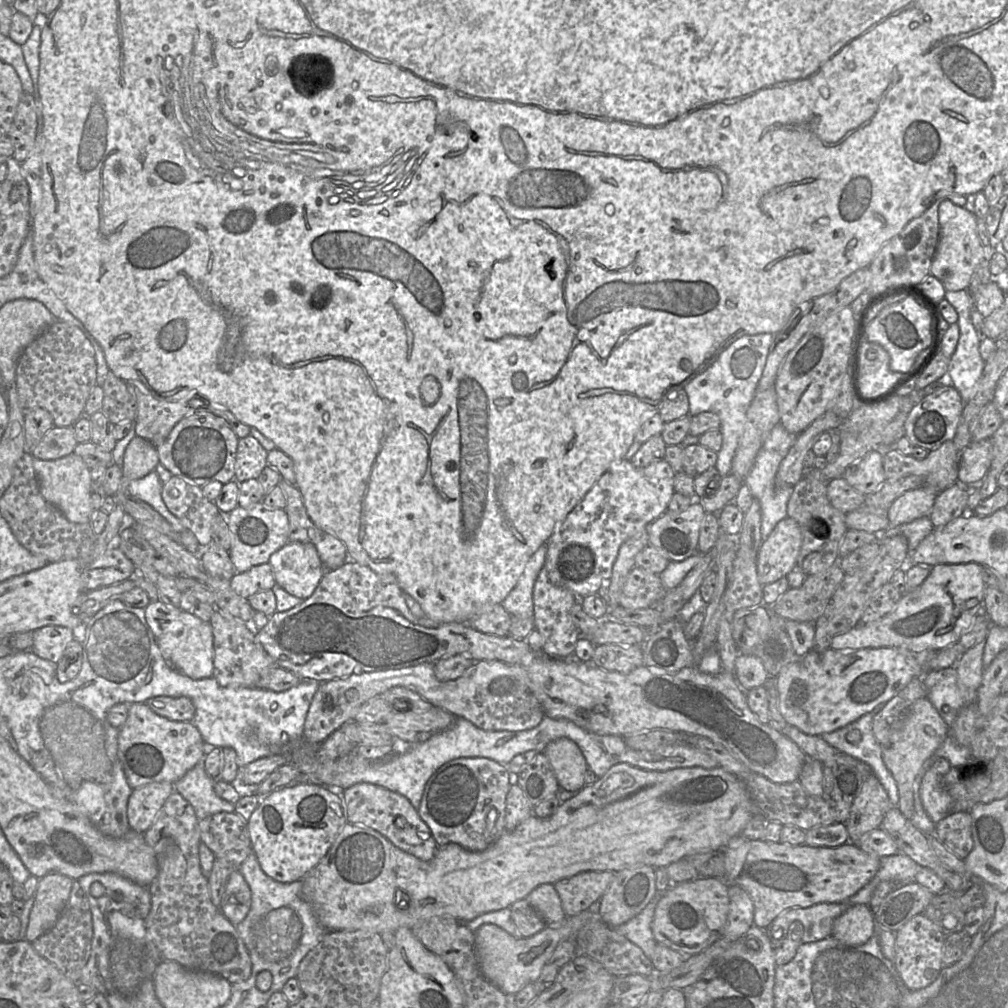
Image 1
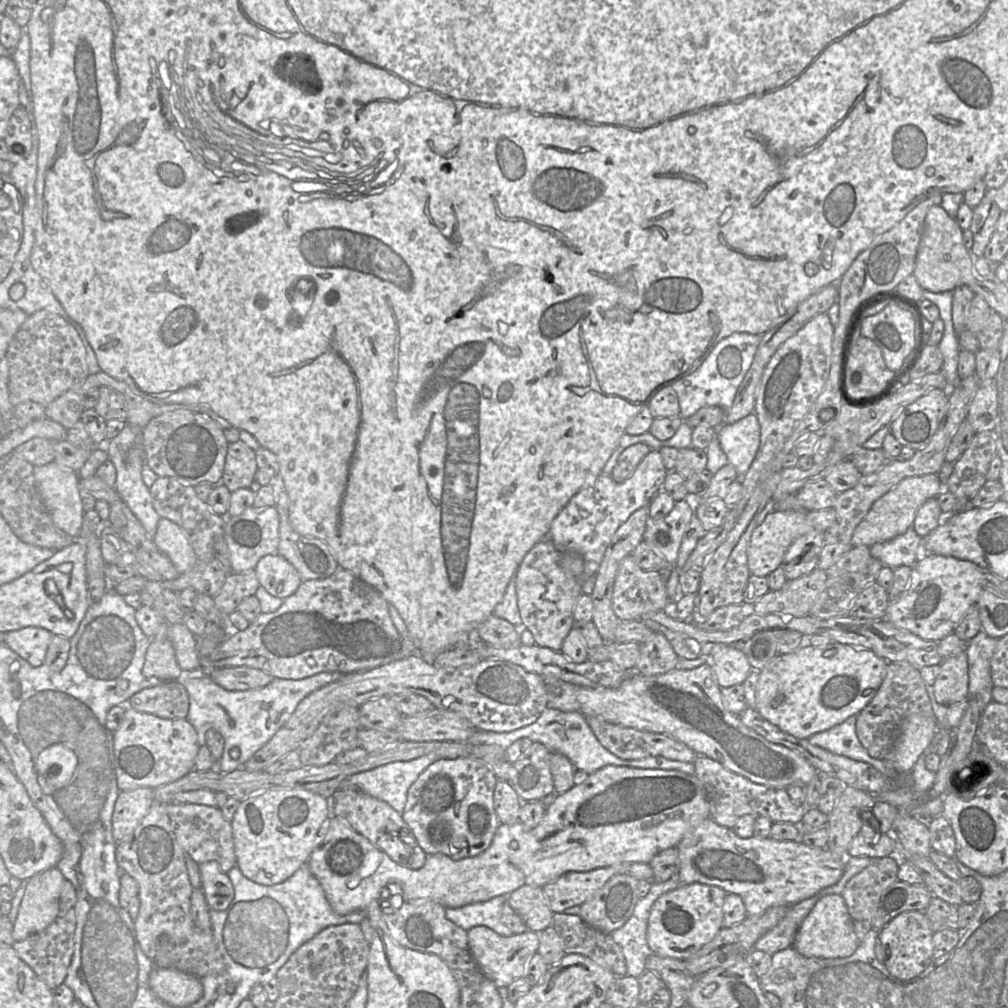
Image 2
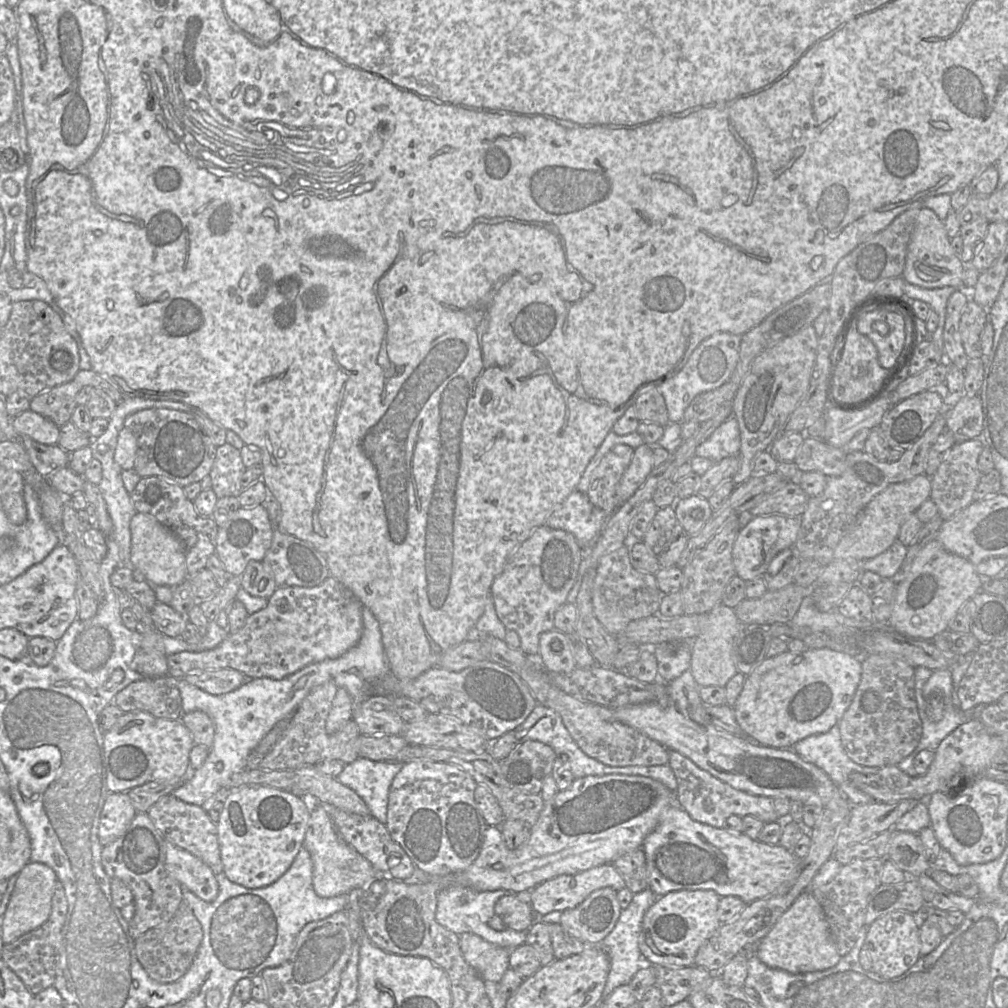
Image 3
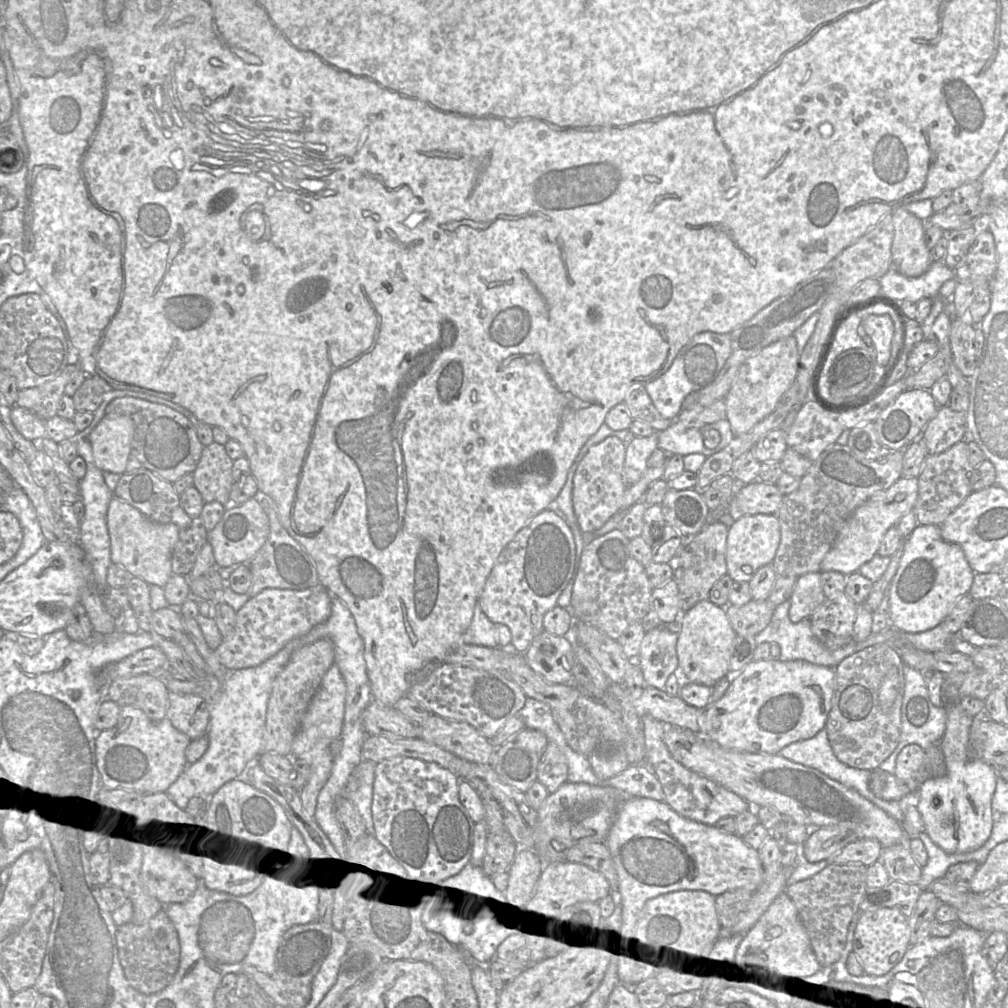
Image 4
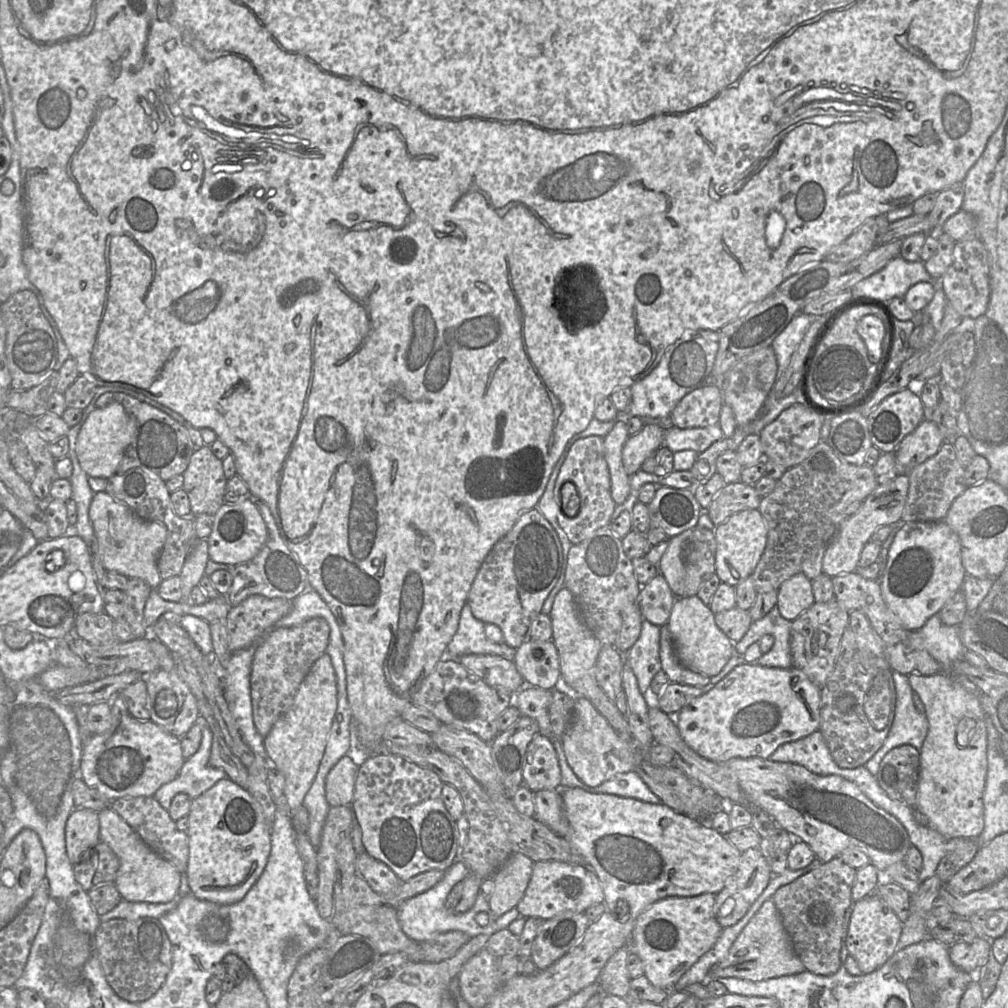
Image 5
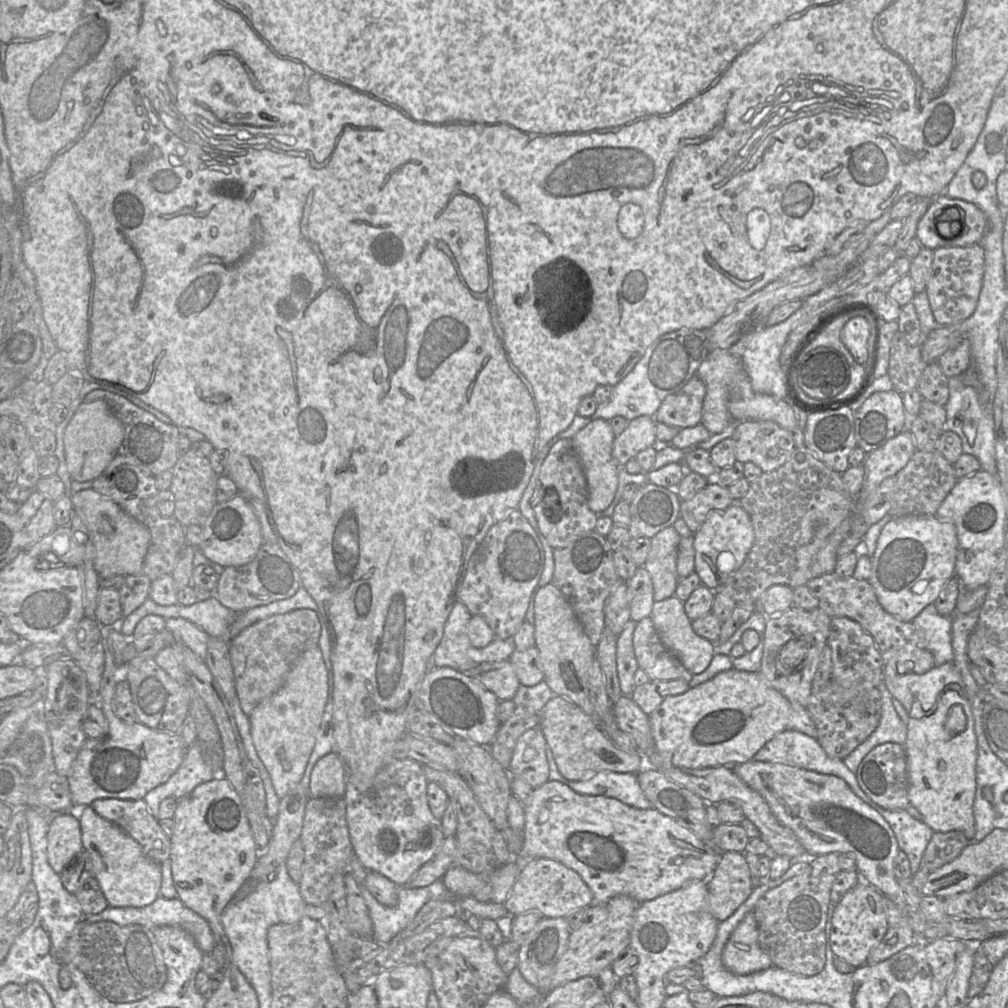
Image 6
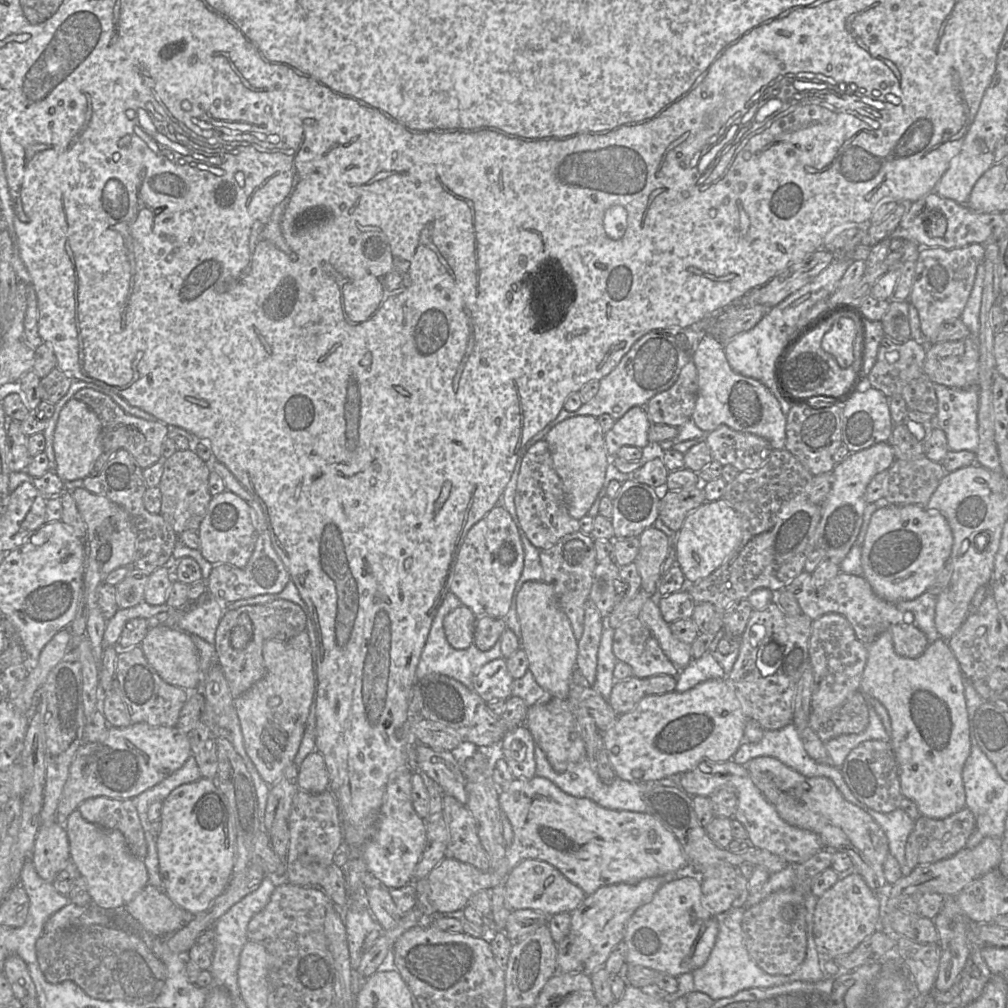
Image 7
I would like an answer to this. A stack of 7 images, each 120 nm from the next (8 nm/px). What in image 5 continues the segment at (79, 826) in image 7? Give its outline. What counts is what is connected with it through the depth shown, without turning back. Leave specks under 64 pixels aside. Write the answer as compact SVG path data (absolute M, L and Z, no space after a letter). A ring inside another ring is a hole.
M111 808L101 810L98 815L100 841L112 849L120 862L114 885L122 899L153 904L176 900L181 884L179 871L149 848L129 824Z

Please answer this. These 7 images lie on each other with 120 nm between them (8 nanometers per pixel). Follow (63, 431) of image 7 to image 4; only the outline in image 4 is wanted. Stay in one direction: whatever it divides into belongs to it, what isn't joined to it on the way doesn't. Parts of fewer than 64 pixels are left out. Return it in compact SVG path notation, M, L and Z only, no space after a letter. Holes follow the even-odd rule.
M106 414L89 435L94 464L103 472L125 473L133 433L129 416Z

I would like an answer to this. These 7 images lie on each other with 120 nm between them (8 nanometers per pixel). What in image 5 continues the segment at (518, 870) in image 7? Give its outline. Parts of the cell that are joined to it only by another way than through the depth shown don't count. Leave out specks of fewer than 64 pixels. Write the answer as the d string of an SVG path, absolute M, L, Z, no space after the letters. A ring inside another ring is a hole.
M556 860L534 862L527 889L516 906L523 917L542 920L564 912L584 912L594 904L604 902L604 890L596 873L585 864L572 864Z

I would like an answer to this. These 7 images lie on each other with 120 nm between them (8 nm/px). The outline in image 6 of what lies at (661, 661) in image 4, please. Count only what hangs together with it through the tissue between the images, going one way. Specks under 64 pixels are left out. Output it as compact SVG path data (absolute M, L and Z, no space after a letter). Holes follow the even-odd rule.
M630 620L616 639L617 672L622 694L627 696L631 694L636 686L634 674L639 668L632 640L636 623L636 621Z

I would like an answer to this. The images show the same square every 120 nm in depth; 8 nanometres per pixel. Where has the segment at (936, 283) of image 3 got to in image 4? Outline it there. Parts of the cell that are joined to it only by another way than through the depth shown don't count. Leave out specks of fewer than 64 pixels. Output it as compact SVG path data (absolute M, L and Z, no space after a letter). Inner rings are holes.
M904 207L895 209L891 217L894 225L891 246L893 268L909 278L923 275L934 262L925 241L926 221Z

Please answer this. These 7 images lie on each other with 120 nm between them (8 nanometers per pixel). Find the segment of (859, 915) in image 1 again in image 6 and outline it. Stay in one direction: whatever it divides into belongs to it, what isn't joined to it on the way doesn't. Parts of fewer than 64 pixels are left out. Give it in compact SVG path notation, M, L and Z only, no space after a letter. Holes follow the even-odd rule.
M753 911L748 912L730 935L723 953L725 968L738 975L774 967L769 955L759 945L759 931Z

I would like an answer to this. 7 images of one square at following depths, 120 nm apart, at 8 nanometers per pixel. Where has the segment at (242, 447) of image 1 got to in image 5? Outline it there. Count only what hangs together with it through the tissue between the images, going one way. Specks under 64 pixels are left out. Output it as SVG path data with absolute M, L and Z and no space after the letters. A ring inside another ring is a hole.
M204 445L192 454L183 478L182 489L188 495L192 516L214 516L224 504L227 478L222 460Z

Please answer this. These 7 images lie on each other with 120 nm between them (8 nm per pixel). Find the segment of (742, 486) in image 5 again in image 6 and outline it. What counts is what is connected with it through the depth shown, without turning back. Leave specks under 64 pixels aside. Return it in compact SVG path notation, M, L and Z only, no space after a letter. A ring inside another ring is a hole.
M709 483L693 498L680 504L680 518L695 532L714 510L723 510L737 503L727 487Z

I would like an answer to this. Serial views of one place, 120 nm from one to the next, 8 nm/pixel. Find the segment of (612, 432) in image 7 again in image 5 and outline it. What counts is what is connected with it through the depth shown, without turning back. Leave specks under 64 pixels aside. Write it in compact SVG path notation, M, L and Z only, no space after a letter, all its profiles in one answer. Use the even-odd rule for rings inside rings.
M645 421L643 428L627 438L622 450L622 463L630 476L641 470L643 462L663 445L665 429L656 421Z

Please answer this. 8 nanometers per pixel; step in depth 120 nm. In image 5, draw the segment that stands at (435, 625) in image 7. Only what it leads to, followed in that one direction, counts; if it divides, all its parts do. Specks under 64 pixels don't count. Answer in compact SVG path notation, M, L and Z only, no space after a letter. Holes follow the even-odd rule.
M465 604L460 613L456 633L447 646L447 656L458 659L463 655L496 655L513 660L515 649L504 642L492 642L485 635L485 623L476 619Z

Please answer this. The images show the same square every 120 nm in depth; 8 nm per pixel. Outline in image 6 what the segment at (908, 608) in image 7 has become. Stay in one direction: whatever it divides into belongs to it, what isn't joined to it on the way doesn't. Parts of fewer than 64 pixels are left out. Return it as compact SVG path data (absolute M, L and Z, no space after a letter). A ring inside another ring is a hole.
M929 604L913 619L912 623L922 632L924 646L932 653L936 665L954 661L951 640L952 617L939 614L935 606Z

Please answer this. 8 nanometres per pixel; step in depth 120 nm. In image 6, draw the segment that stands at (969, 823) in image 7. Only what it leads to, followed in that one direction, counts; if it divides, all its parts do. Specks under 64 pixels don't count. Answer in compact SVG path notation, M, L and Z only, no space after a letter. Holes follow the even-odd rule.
M961 831L934 832L917 873L910 878L913 886L920 892L928 876L957 858L969 843Z

